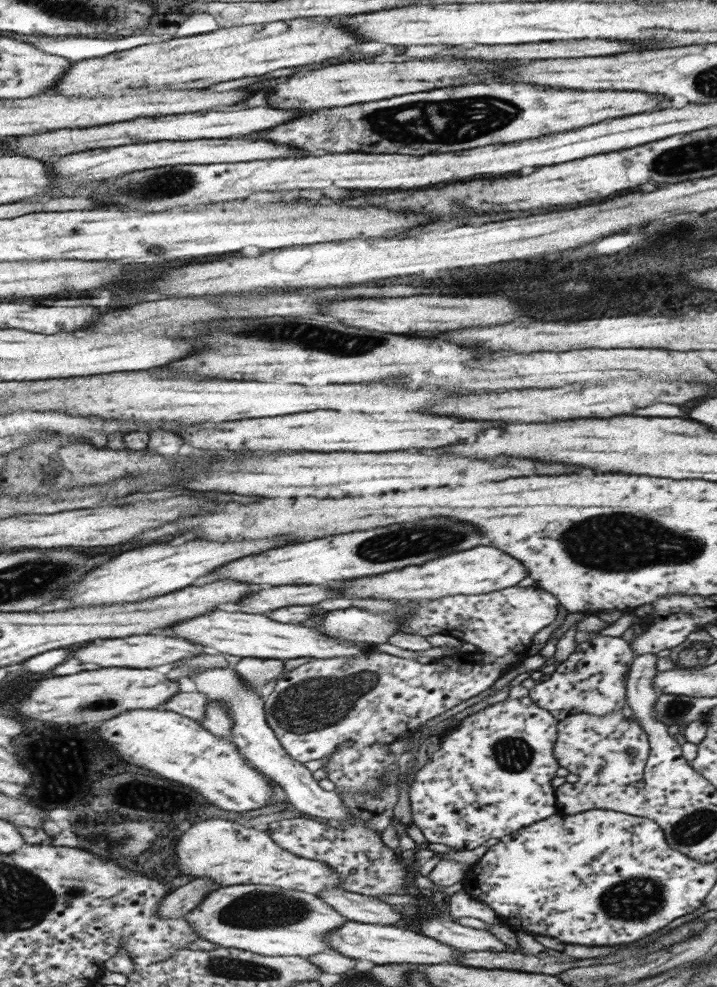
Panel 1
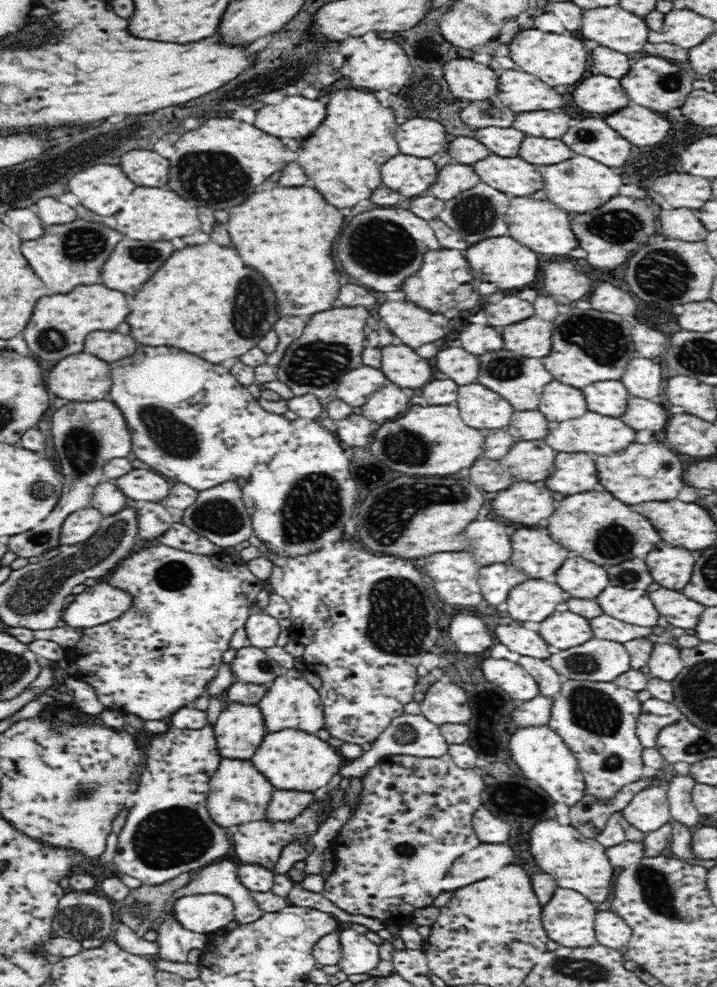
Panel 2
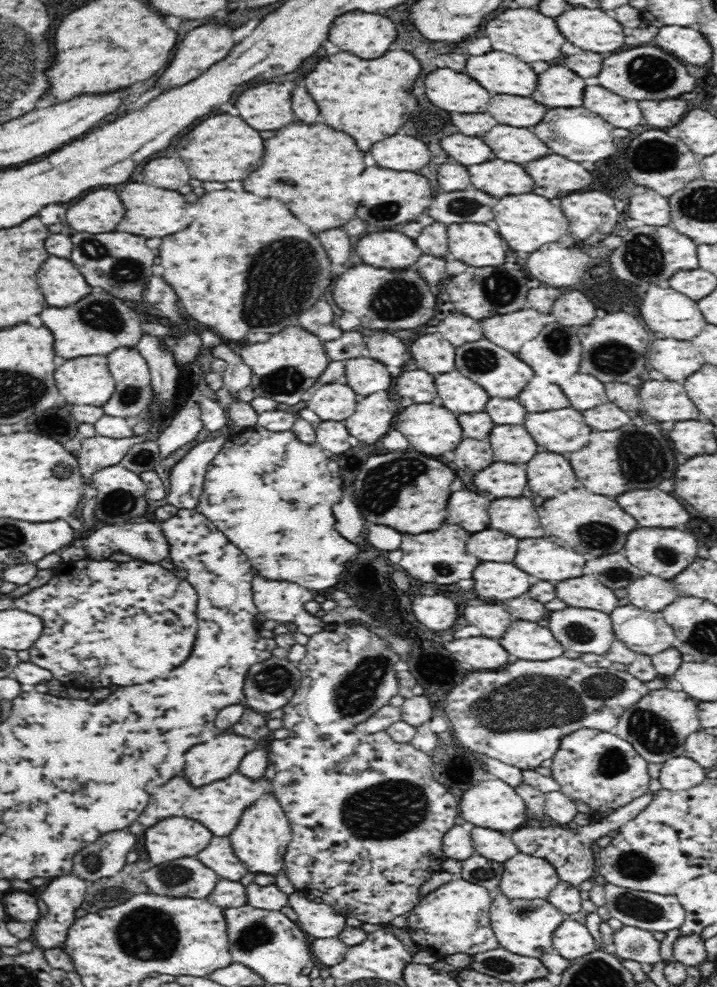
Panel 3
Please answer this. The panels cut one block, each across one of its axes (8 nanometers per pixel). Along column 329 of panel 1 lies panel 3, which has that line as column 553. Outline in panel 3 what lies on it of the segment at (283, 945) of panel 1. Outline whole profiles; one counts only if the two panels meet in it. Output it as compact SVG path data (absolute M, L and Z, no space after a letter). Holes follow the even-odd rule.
M499 891L494 892L492 896L489 919L491 929L502 948L513 954L533 958L540 958L542 954L554 951L552 933L567 916L556 910L547 899L512 900Z

